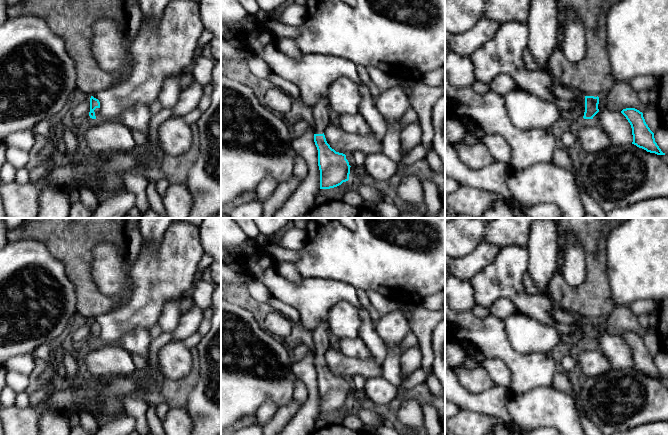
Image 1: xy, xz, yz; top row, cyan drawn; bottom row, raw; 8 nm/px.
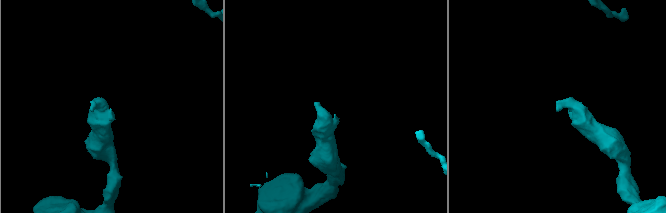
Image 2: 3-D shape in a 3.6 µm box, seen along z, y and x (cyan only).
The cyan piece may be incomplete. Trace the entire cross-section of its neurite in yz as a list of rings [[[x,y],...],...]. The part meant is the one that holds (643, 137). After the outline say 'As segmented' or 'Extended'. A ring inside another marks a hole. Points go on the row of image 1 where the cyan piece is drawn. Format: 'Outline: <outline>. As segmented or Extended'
Outline: [[[626,108],[621,111],[632,128],[633,142],[639,148],[657,155],[665,155],[655,142],[654,133],[645,122],[643,113],[635,108]]]. As segmented

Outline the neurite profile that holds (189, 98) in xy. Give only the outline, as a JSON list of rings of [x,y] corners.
[[[194,79],[186,89],[182,90],[177,104],[172,108],[172,116],[184,118],[190,115],[198,107],[203,95],[204,87]]]

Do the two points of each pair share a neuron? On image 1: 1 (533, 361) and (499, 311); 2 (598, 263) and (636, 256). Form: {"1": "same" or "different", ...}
{"1": "different", "2": "different"}

